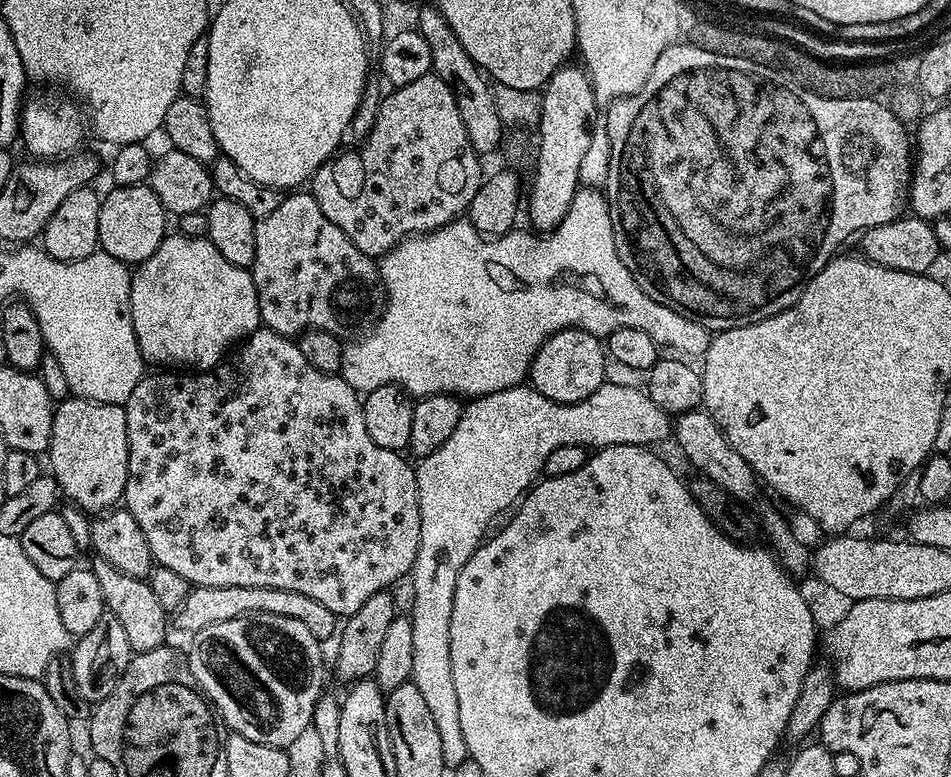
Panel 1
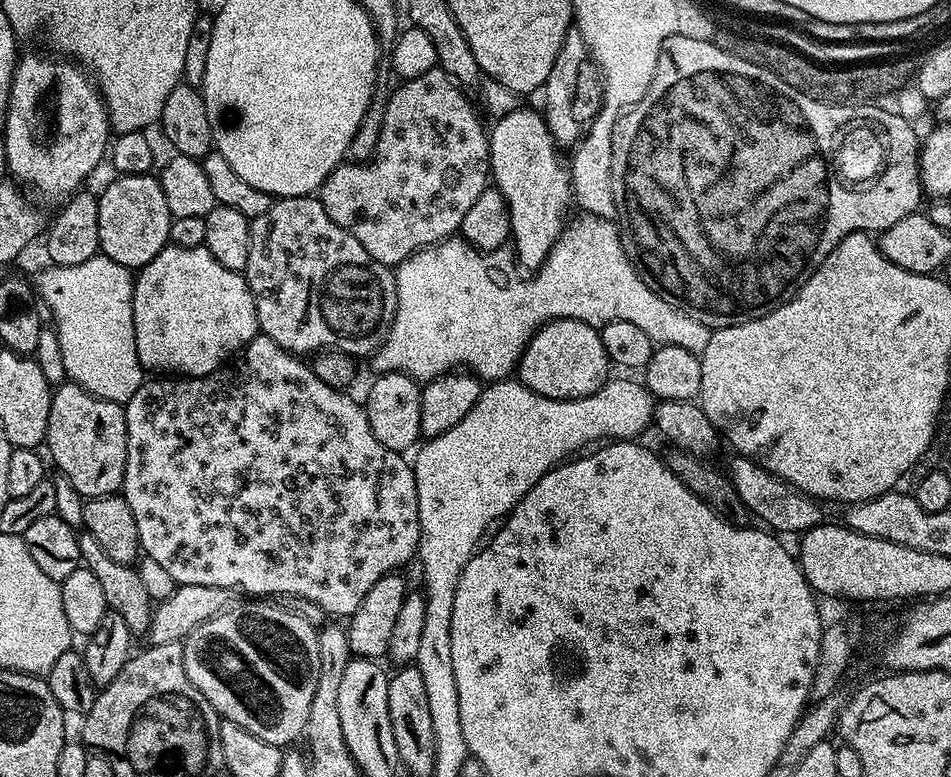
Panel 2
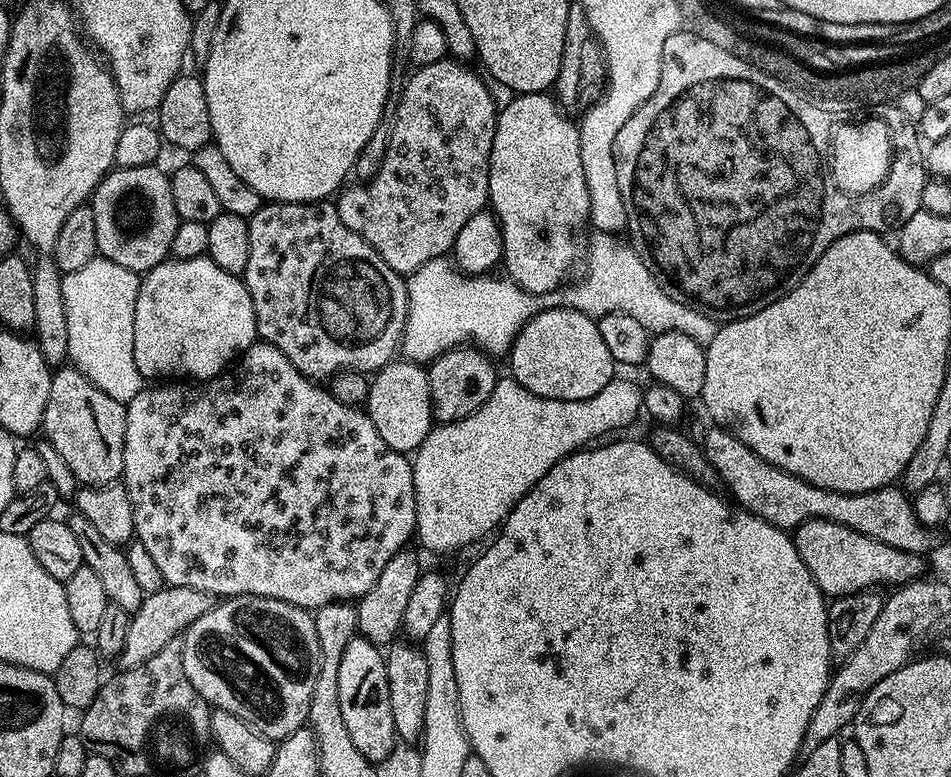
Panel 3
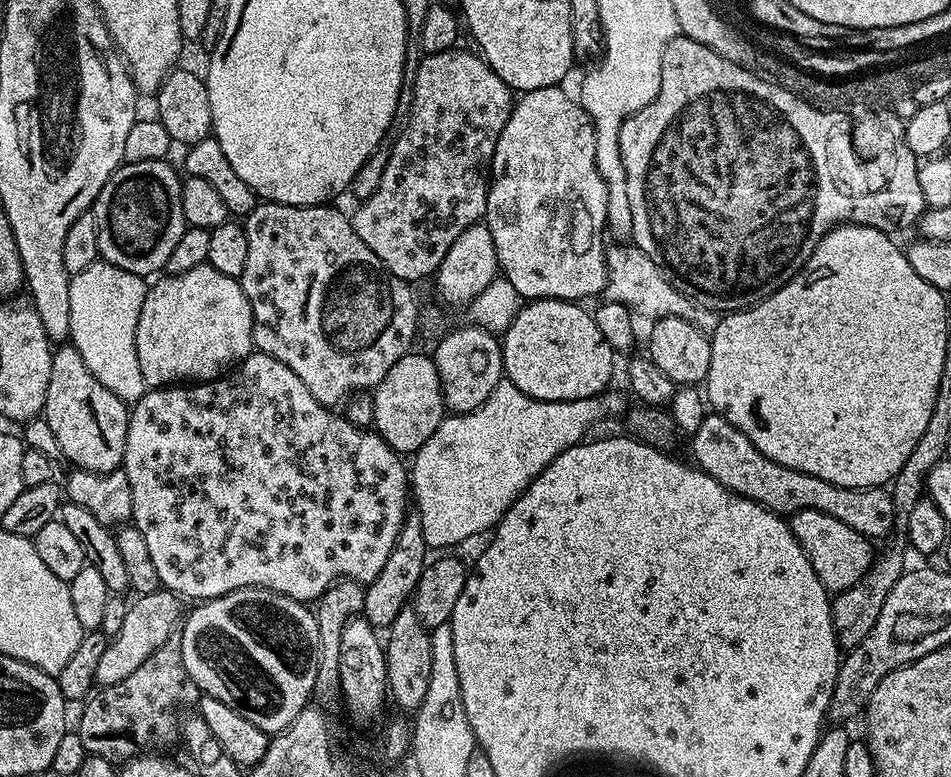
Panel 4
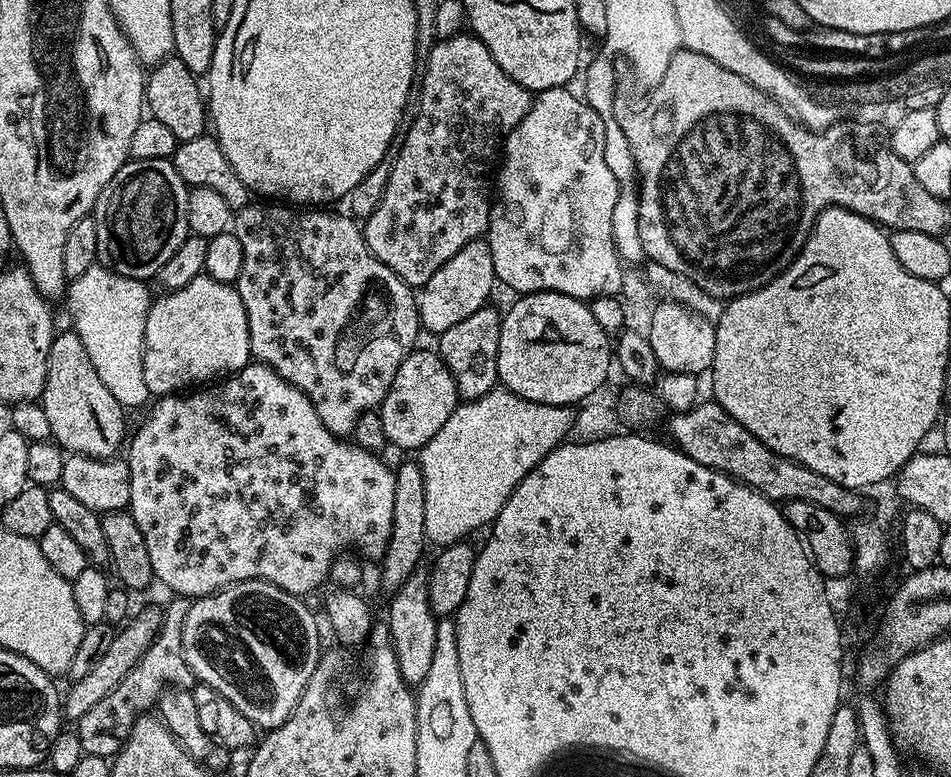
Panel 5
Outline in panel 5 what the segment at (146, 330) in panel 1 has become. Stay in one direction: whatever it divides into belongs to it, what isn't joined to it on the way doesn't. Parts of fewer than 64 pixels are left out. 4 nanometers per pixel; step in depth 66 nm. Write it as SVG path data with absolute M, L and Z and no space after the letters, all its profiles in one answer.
M206 274L195 276L190 282L186 282L186 286L182 286L178 290L166 292L163 293L163 295L157 295L155 299L153 299L150 310L146 314L146 324L148 325L148 333L144 335L144 369L142 370L142 374L146 377L146 390L153 397L159 398L161 396L180 394L185 390L191 389L193 386L207 385L209 382L215 381L225 374L240 371L241 368L245 368L250 362L250 353L248 350L248 323L246 322L246 310L242 306L242 298L236 293L236 289L233 285L220 284L214 278L210 278Z

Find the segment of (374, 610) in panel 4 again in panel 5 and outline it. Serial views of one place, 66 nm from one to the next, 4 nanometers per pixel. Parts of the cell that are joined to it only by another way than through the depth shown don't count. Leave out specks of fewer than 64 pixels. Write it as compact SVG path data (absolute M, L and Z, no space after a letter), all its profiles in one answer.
M415 459L405 464L395 465L394 471L394 522L390 530L388 545L382 557L384 565L380 568L380 580L384 583L385 593L391 594L410 578L410 574L417 571L420 559L426 549L426 488L422 482L422 470Z

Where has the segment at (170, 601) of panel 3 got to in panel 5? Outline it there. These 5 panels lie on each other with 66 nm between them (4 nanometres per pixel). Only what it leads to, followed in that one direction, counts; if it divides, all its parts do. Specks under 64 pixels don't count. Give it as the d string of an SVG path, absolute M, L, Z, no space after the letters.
M159 607L144 608L135 616L136 613L117 631L114 642L110 642L110 646L106 649L106 655L82 678L71 681L72 689L68 693L65 691L62 696L62 716L65 721L79 722L82 714L86 714L90 706L102 702L102 698L106 698L106 694L110 694L110 690L114 690L114 686L118 686L118 682L122 682L122 678L126 678L126 674L134 670L142 654L150 650L160 629L161 609Z

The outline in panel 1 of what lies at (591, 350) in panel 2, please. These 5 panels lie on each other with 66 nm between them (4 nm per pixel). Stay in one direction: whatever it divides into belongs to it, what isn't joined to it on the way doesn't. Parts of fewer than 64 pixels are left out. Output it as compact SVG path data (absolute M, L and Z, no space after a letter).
M577 328L553 332L534 358L530 373L531 387L537 388L543 396L559 404L584 400L606 383L604 360L606 361L606 348L601 337Z

